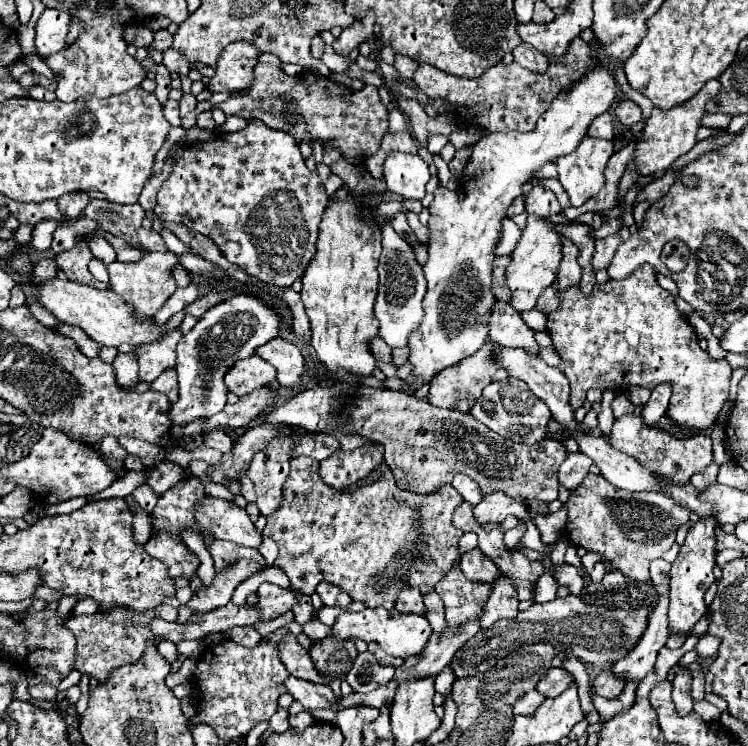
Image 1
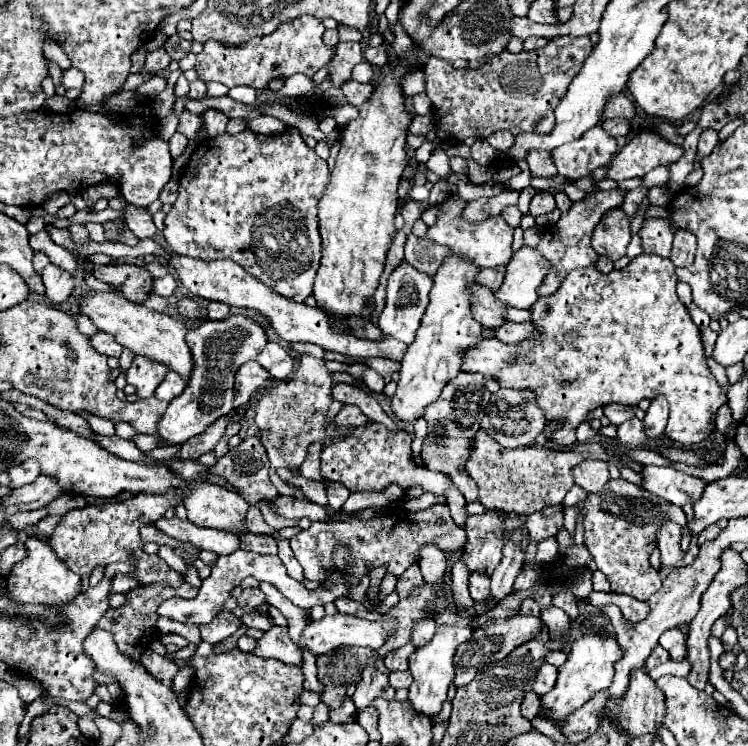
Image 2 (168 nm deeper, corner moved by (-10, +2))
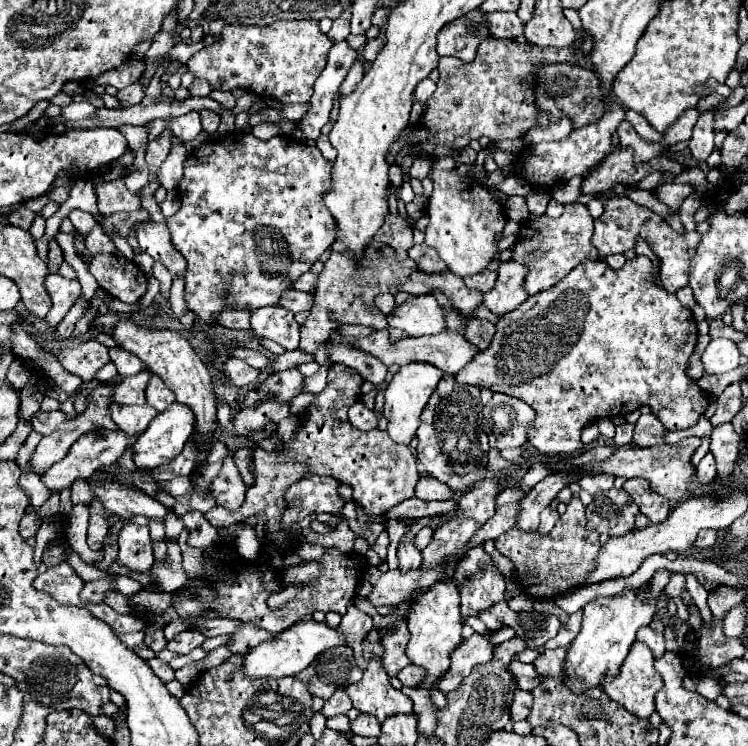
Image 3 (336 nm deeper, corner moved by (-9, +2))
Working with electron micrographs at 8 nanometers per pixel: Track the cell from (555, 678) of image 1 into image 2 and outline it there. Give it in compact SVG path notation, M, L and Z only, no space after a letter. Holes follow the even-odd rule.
M552 664L540 666L532 690L534 690L538 696L544 696L544 694L546 694L548 690L552 690L552 686L556 684L556 674L558 674L558 668L556 668L556 666L552 666Z

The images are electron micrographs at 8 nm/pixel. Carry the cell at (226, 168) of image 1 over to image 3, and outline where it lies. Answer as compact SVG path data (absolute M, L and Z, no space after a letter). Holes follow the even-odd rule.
M231 134L219 142L207 142L199 150L187 156L183 164L183 178L179 182L179 198L181 198L181 208L175 216L167 218L173 244L175 248L185 256L187 260L187 270L185 270L185 302L191 312L197 314L197 318L205 324L215 324L215 318L225 310L225 308L263 308L263 306L275 306L277 300L281 298L281 292L291 288L291 282L297 280L303 272L309 272L313 262L331 246L331 238L335 238L335 222L331 222L331 214L327 214L327 208L323 206L323 194L327 192L327 186L331 186L331 162L327 162L317 146L307 146L295 138L289 136L275 136L267 142L255 138L253 134Z

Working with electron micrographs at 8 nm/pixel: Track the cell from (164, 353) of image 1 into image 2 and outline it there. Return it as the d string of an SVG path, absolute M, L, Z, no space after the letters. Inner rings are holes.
M136 356L132 366L126 372L126 380L128 384L136 386L138 398L150 398L156 386L164 380L166 372L168 372L168 366L160 366L158 362L152 362L150 358Z

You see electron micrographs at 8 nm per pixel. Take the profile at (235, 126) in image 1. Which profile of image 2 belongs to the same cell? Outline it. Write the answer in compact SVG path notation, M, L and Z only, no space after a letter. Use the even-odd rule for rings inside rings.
M258 116L258 118L248 122L248 128L252 132L264 134L264 136L276 136L276 134L282 134L286 130L286 124L278 118L272 118L272 116Z

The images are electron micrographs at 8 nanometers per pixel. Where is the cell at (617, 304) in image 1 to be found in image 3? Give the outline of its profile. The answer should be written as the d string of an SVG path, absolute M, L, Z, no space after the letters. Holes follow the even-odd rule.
M637 256L633 260L627 260L627 264L621 270L611 270L603 260L587 260L579 266L575 266L559 284L555 284L553 288L533 294L529 296L517 310L511 310L507 314L503 314L499 318L499 322L495 324L497 332L493 336L493 342L487 350L479 352L463 370L459 370L459 374L455 374L455 382L461 384L473 384L477 388L489 388L491 392L501 392L507 396L515 396L521 398L523 402L527 402L533 410L535 410L535 422L531 424L531 430L527 430L527 442L531 446L535 446L541 454L555 454L555 456L573 456L579 450L583 450L583 442L581 442L581 430L589 424L589 422L597 422L601 418L621 418L633 410L639 410L643 406L651 408L651 412L655 412L655 416L663 422L665 428L669 430L683 430L689 428L693 424L697 424L699 416L705 412L707 408L707 400L703 398L703 390L685 374L687 368L687 360L693 354L695 342L697 342L697 322L693 318L693 312L689 308L685 308L675 294L667 292L665 288L655 284L655 274L651 272L651 260L645 256Z

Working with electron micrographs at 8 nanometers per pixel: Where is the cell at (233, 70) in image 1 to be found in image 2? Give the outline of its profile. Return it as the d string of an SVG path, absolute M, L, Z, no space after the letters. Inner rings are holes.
M302 16L292 22L280 24L272 34L252 38L238 46L222 46L216 40L210 40L204 44L204 50L196 56L196 72L198 78L204 82L220 82L228 88L234 86L252 86L252 88L266 88L272 78L278 76L292 76L296 72L302 72L306 76L312 76L318 68L322 68L332 58L332 48L324 46L322 34L324 24L318 22L312 16Z

